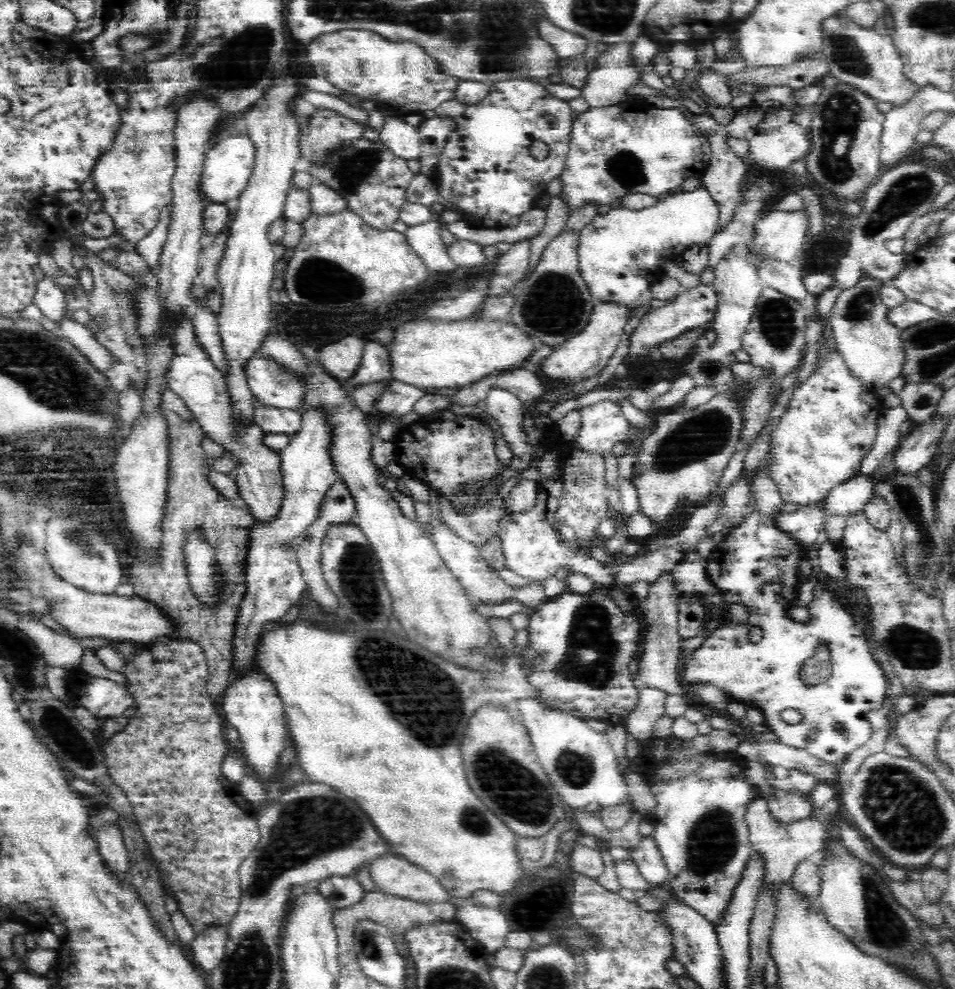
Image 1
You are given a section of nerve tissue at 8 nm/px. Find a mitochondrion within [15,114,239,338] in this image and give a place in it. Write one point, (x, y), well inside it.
(132, 149)

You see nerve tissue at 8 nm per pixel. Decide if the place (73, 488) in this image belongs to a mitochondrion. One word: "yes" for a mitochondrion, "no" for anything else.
yes

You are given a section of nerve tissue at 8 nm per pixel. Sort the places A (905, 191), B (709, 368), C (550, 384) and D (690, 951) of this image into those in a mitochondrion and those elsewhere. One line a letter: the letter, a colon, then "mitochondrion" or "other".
A: mitochondrion
B: mitochondrion
C: other
D: mitochondrion

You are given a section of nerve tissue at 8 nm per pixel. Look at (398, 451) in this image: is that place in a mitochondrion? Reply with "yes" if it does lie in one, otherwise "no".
no

